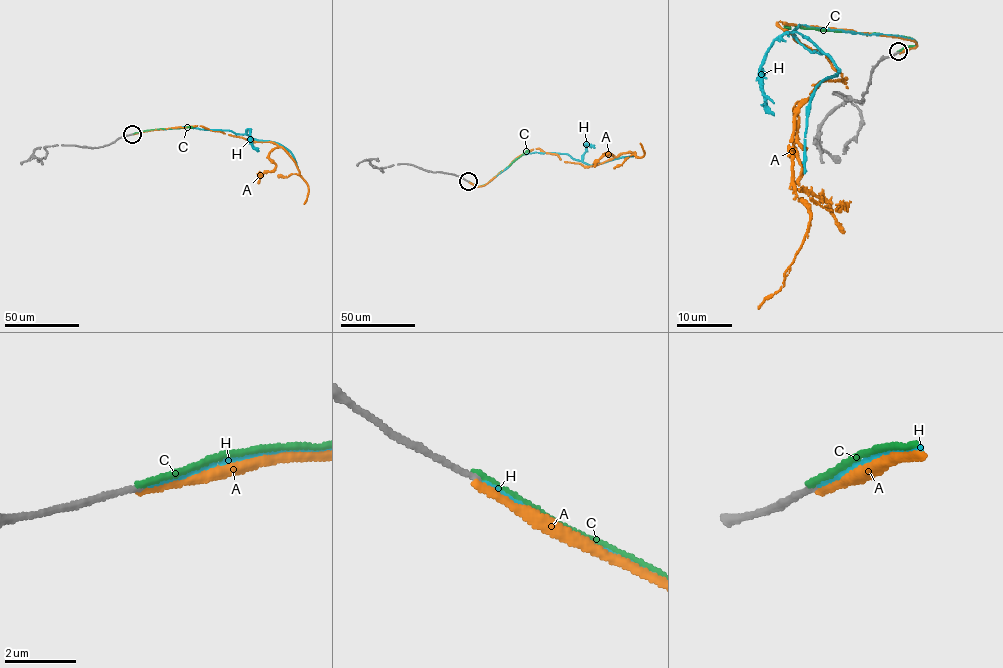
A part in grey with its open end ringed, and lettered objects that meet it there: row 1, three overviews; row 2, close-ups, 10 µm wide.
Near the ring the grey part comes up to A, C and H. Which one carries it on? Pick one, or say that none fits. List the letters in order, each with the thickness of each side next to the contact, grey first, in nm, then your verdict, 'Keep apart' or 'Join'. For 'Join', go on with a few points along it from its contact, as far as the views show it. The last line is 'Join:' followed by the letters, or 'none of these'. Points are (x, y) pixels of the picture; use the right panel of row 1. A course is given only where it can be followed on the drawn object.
A: Thickness 160 nm (grey) against 190 nm. Keep apart
C: Thickness 170 nm (grey) against 150 nm. Keep apart
H: Thickness 140 nm (grey) against 140 nm. Join. Its course: (899, 52), (916, 44), (913, 39), (803, 25), (792, 30), (837, 68), (815, 88), (804, 173)
Join: H

